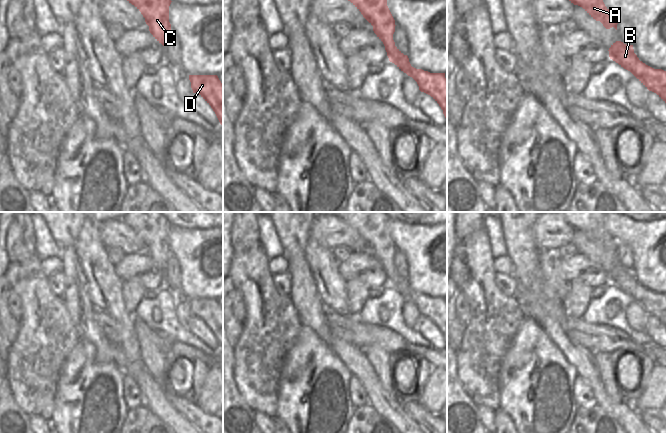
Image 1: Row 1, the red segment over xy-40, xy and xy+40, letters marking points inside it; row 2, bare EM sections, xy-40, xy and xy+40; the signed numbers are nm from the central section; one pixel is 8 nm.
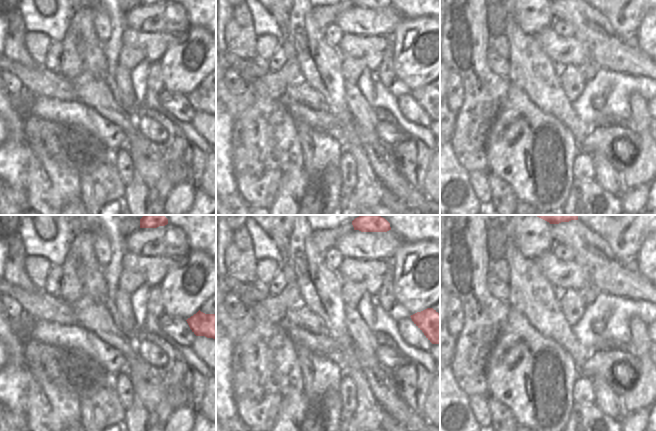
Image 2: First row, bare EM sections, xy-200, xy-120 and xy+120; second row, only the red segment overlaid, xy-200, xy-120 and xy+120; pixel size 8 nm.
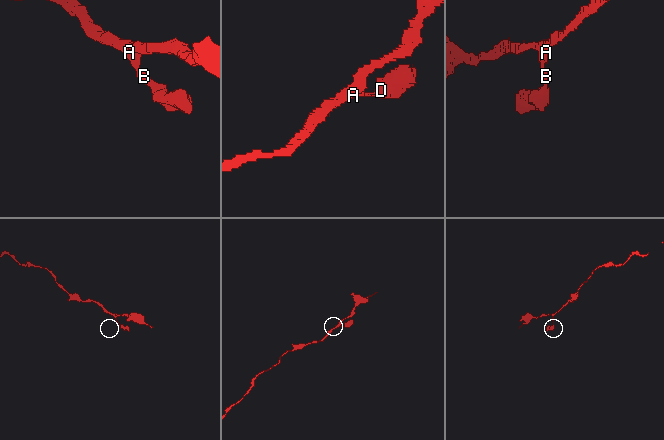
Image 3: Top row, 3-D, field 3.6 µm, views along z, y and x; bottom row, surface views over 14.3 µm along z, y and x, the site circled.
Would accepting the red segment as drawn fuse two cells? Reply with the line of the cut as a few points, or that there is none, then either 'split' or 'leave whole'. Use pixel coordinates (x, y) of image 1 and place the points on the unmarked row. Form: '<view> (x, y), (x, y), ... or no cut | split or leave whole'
no cut | leave whole

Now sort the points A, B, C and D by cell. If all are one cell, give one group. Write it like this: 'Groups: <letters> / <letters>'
Groups: A B C D

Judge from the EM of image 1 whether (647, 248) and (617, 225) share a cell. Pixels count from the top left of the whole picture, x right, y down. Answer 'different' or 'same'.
same

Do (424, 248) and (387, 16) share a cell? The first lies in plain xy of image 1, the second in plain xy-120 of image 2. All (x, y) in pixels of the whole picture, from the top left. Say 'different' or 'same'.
different

